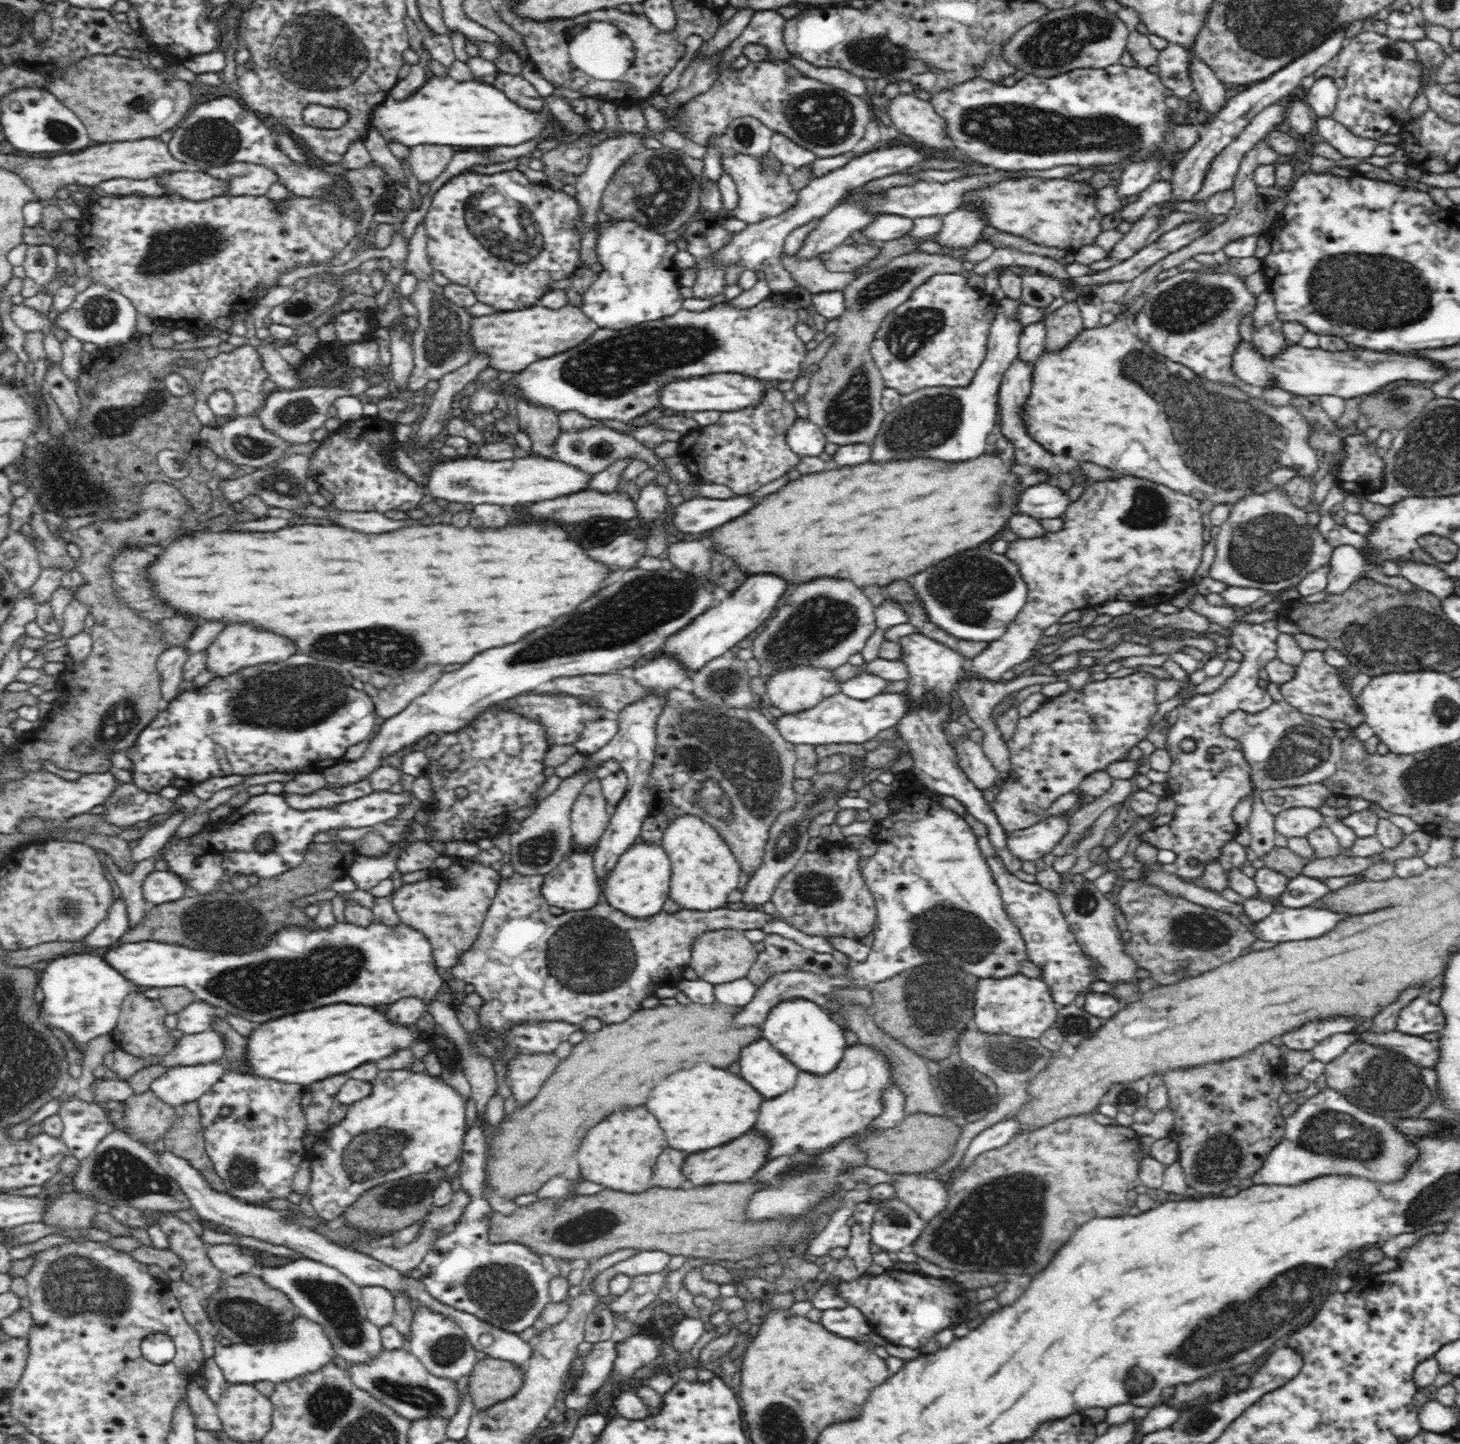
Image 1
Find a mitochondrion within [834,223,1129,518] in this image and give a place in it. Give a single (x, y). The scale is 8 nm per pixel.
(931, 421)

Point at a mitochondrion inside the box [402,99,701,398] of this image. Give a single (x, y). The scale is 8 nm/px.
(504, 226)

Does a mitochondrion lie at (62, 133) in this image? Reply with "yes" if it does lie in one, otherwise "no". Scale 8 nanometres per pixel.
yes

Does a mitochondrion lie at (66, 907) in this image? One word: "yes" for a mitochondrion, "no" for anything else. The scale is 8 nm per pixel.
yes

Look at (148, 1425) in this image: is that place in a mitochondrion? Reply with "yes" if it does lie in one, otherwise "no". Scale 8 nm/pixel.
no

